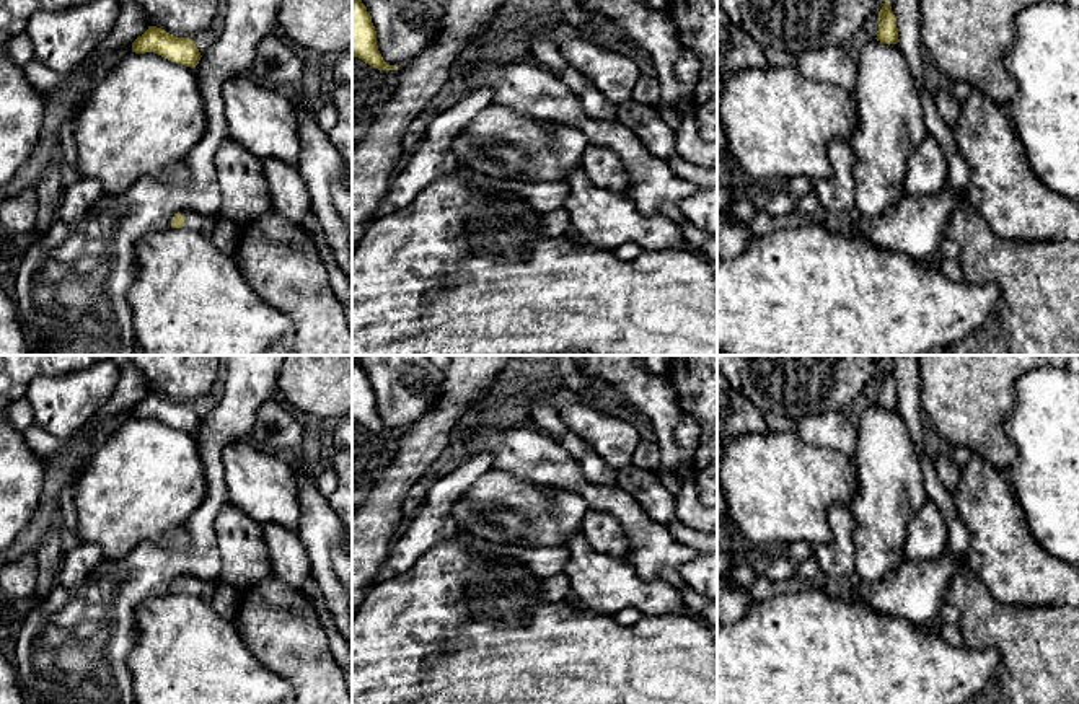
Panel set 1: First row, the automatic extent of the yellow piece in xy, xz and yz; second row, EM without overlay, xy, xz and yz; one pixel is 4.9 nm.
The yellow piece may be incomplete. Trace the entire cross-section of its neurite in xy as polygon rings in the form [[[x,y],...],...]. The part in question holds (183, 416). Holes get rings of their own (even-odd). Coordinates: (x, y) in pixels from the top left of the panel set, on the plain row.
[[[148,391],[148,394],[132,407],[132,417],[155,417],[191,433],[196,433],[202,422],[192,404],[171,401],[156,391]]]

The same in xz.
[[[352,360],[352,420],[362,424],[378,435],[398,435],[396,430],[388,430],[377,411],[377,396],[367,372],[359,362]]]

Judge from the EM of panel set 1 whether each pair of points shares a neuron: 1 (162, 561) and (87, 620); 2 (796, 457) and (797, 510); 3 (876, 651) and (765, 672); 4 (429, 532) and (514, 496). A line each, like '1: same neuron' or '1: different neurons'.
1: same neuron
2: same neuron
3: same neuron
4: different neurons

